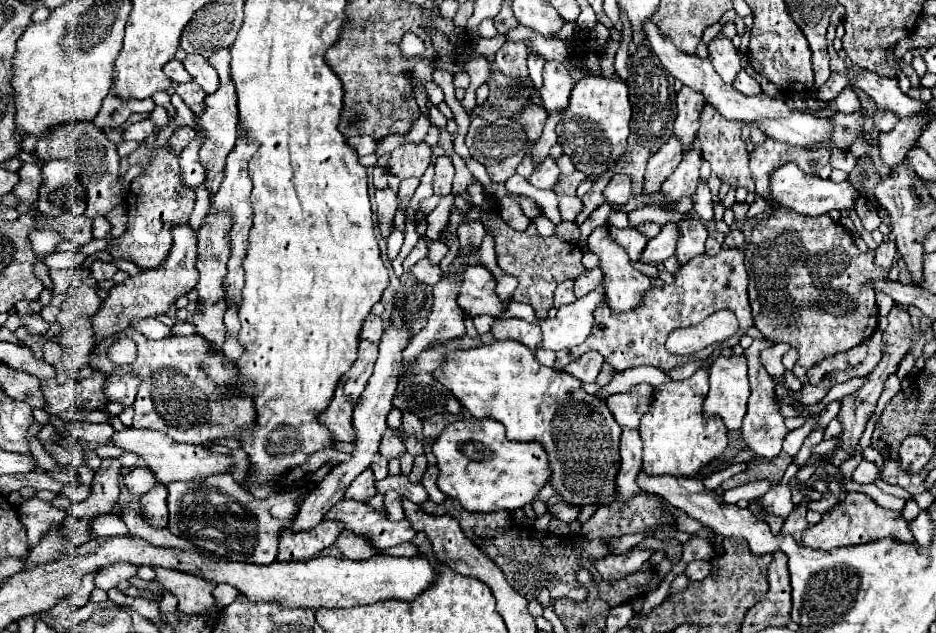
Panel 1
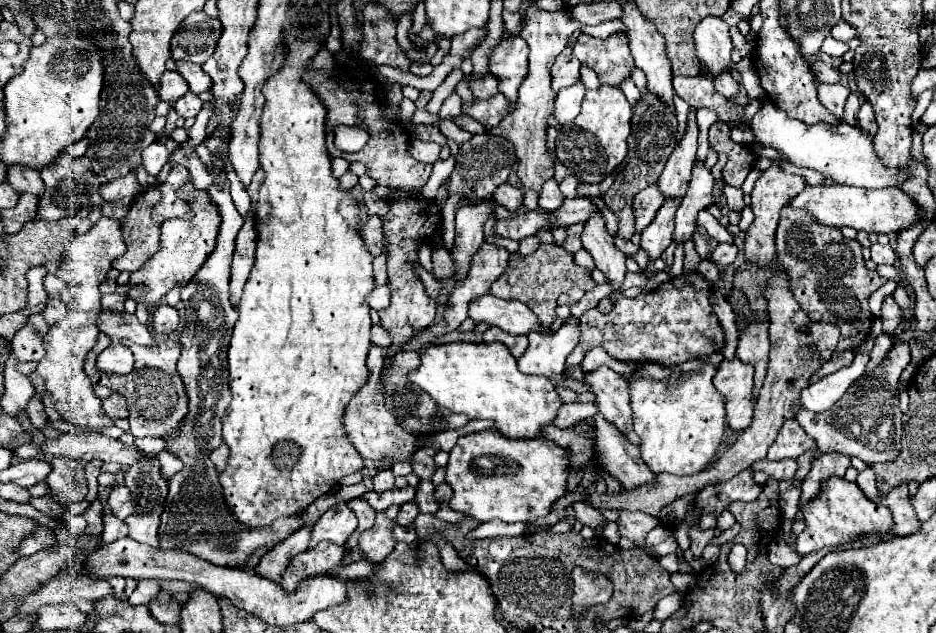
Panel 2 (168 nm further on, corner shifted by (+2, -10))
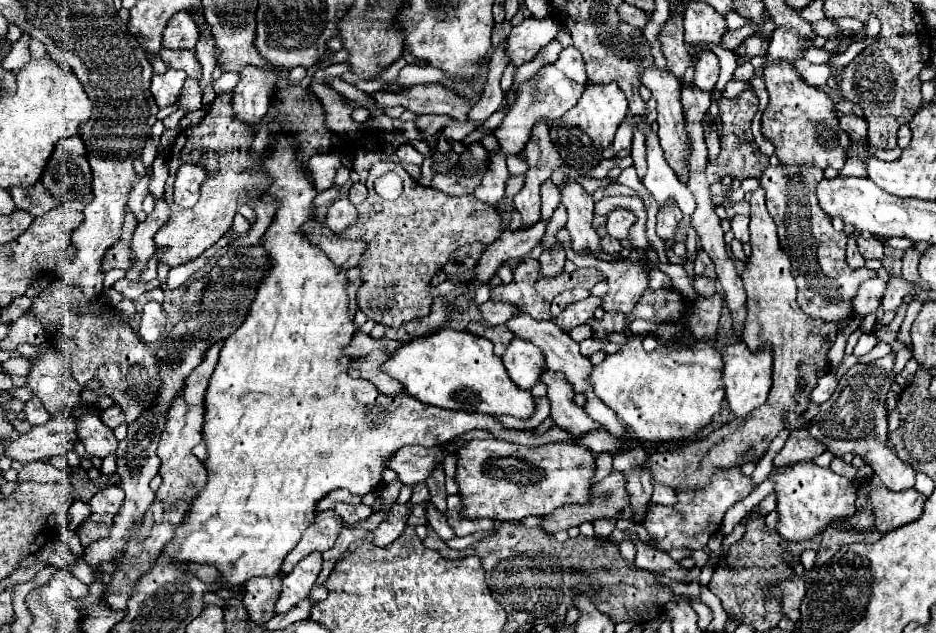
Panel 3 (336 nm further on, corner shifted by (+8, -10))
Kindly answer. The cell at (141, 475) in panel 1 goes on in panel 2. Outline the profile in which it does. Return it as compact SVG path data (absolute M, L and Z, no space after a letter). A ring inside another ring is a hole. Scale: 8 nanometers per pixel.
M116 485L112 489L112 493L108 495L108 505L118 519L126 519L128 511L132 511L132 503L128 499L128 489L124 485Z

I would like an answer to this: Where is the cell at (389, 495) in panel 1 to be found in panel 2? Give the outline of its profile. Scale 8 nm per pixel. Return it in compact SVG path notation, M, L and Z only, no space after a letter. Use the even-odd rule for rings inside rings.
M412 501L412 503L404 503L402 505L402 509L400 509L400 513L398 513L398 525L410 525L410 523L414 523L414 519L416 519L416 515L420 513L420 509L418 509L418 505Z

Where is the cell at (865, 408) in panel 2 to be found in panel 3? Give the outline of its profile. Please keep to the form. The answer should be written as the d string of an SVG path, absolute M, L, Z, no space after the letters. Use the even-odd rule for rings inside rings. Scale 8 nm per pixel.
M888 353L886 357L880 357L870 365L858 363L848 369L848 373L840 379L834 395L820 405L818 415L810 421L808 433L818 439L818 443L822 443L834 457L842 457L846 453L862 457L890 491L902 491L902 487L914 485L916 471L898 459L896 451L884 437L878 439L878 431L888 431L886 395L894 381L890 373L894 369L894 361L896 355Z

